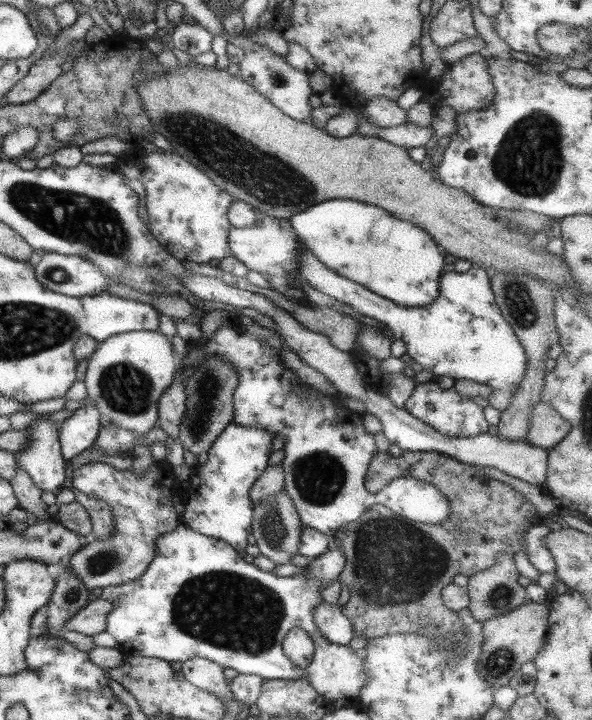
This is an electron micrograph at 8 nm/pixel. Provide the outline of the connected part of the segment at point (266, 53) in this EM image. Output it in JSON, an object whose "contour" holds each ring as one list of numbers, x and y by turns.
{"contour":[[257,46,257,50,239,53,238,77,251,86,259,95,266,98,279,112,297,122,309,122,311,107,307,103,309,95,313,94,309,88,309,74,298,71,285,63,281,56,273,54,269,48]]}

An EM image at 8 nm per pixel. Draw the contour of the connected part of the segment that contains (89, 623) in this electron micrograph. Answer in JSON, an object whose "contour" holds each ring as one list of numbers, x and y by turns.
{"contour":[[101,598,91,599,85,607,77,610,65,623,65,630,92,638,105,631,105,619,112,610,113,603,111,601]]}

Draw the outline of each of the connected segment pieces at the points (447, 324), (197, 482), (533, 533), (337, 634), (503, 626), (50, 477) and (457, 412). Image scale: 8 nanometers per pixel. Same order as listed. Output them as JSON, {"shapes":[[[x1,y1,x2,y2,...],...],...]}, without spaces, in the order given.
{"shapes":[[[298,246,298,276,321,294,350,306,355,312,373,318,386,326,392,339,405,344,405,352,421,366,437,376,449,376,456,380,471,380,493,389,487,402,500,412,508,405,518,382,523,376,526,356,511,327,497,310,493,294,489,290,487,270,475,263,463,272,444,272,440,275,438,296,426,306,399,306,380,298,356,282,347,280,324,264,310,250]],[[229,423,208,450,206,463,197,464,191,471,190,493,183,496,185,502,180,523,197,534,225,542,235,551,245,549,252,530,254,507,249,501,249,487,267,468,269,446,274,437,255,426]],[[534,524,526,532,524,553,527,555,527,561,539,571,539,574,554,572,554,561,551,553,542,545,542,538,551,532,551,527]],[[322,601,313,609,313,624,327,642,336,645,347,645,355,637,353,626,340,611,338,605]],[[528,601,523,606,482,623,483,642,476,660,477,674,492,688,507,686,509,679,524,662,534,660,534,656,545,644,548,634,547,617,549,609,544,602]],[[38,418,28,428,28,445,15,454,16,464,42,492,57,495,65,481,66,462,60,453,58,429,50,420]],[[433,381,416,384,410,397,405,401,404,409,413,418,449,438,473,437,487,433,489,424,483,417,483,408,470,401,470,398,460,396,453,387,449,390,442,390,437,386,437,383]]]}

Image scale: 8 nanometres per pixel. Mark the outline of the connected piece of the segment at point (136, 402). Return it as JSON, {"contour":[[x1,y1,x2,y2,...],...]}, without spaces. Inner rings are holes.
{"contour":[[159,330,114,334,97,343,87,359,85,398,100,412,102,422,115,423,140,437,156,424,158,400,173,382,177,365,171,343]]}

